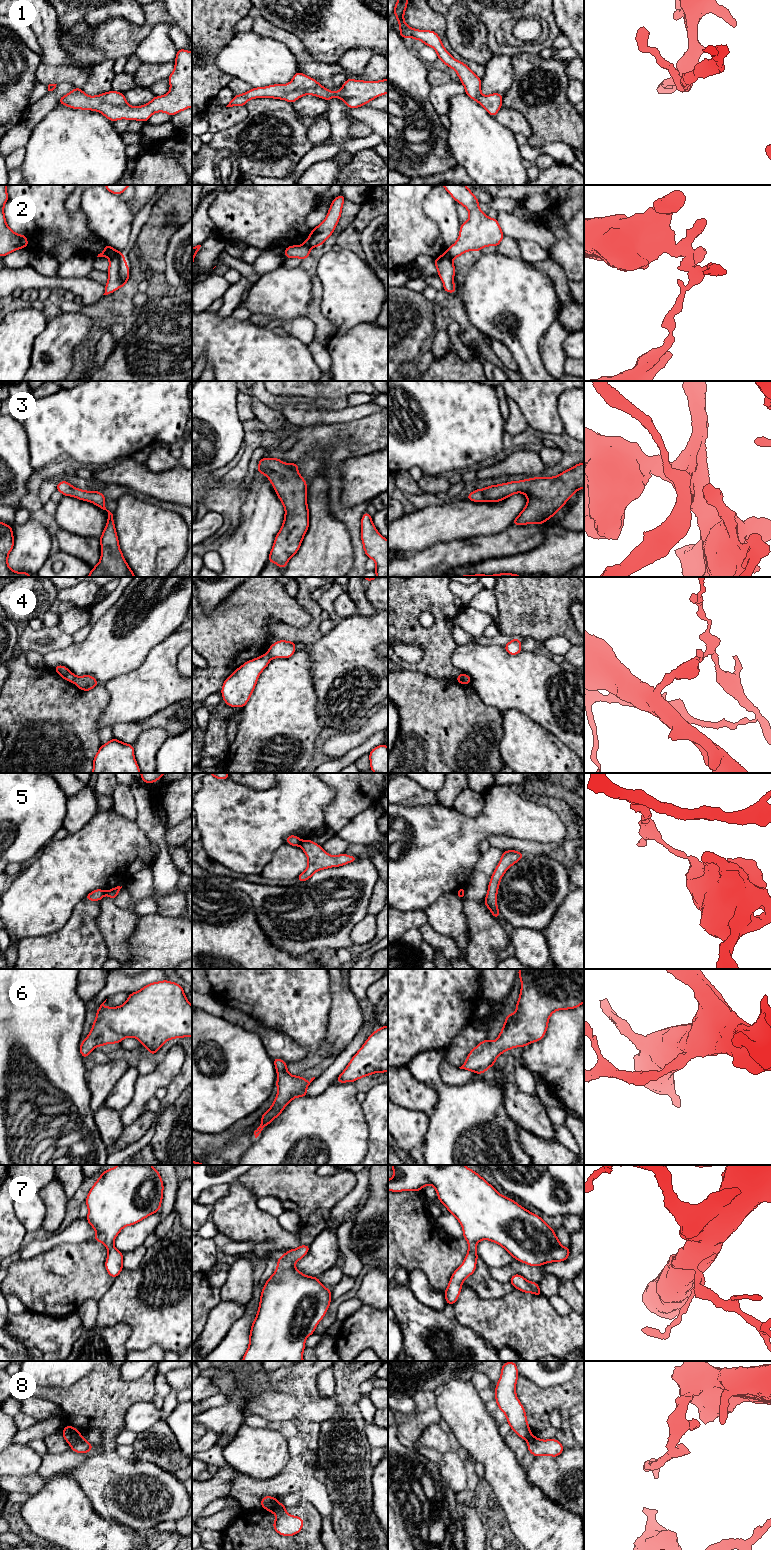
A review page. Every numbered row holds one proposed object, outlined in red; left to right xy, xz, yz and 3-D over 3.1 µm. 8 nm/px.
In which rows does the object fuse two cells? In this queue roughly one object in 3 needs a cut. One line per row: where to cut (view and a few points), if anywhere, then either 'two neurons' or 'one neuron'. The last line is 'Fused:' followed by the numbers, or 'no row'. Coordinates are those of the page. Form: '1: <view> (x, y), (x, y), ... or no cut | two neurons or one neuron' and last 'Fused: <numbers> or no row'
1: no cut | one neuron
2: yz (446, 250), (451, 259) | two neurons
3: no cut | one neuron
4: xy (74, 675), (72, 681) | two neurons
5: xz (302, 841), (299, 845) | two neurons
6: no cut | one neuron
7: no cut | one neuron
8: xz (276, 1499), (265, 1508) | two neurons
Fused: 2, 4, 5, 8

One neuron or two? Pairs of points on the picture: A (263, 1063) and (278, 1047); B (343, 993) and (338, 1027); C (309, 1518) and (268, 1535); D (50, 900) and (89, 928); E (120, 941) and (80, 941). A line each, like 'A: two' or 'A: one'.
A: two
B: one
C: one
D: two
E: two

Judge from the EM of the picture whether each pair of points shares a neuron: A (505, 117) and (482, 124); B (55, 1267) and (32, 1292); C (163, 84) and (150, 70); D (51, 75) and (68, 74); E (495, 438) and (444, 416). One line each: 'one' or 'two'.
A: two
B: one
C: two
D: one
E: one

